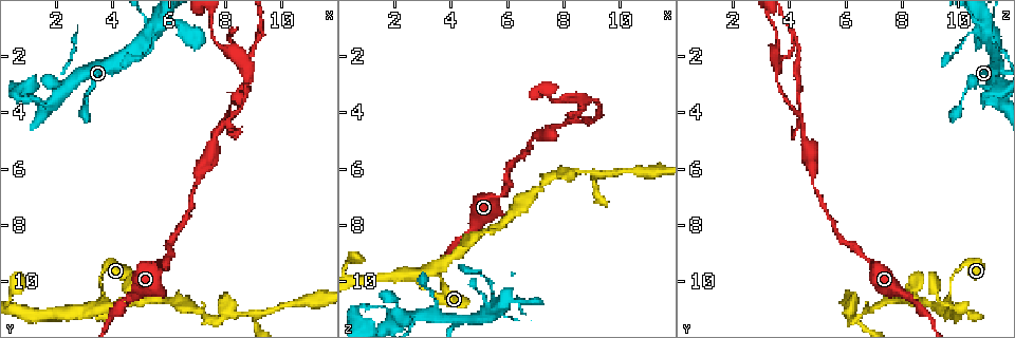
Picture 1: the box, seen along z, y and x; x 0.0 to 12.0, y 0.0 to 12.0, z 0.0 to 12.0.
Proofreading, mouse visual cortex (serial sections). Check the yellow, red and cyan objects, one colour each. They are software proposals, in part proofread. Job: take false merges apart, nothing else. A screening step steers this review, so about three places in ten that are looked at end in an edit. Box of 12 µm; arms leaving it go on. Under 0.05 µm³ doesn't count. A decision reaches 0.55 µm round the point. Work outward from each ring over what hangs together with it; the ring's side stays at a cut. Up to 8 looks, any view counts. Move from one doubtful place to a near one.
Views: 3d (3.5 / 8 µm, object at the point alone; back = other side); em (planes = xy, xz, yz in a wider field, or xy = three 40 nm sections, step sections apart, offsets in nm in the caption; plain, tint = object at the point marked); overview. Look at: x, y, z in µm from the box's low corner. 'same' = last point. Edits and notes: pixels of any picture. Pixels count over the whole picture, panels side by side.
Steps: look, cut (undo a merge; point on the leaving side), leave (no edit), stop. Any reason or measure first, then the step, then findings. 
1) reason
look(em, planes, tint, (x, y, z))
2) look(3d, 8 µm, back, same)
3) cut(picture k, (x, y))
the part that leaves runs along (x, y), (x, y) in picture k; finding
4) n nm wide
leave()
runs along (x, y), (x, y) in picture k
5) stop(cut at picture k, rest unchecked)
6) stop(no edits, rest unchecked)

a fork
look(3d, 8 µm, (3.8, 10.8, 9.4))

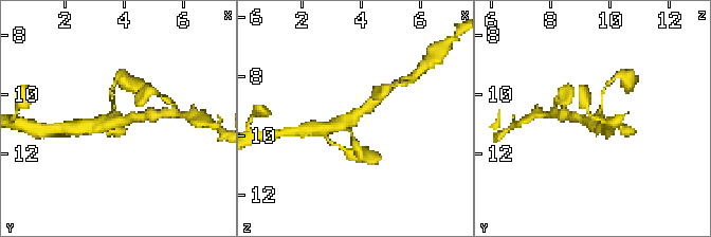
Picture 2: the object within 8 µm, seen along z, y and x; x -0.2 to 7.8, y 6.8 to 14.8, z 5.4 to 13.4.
zoom in
look(3d, 3.5 µm, (3.8, 10.9, 9.5))

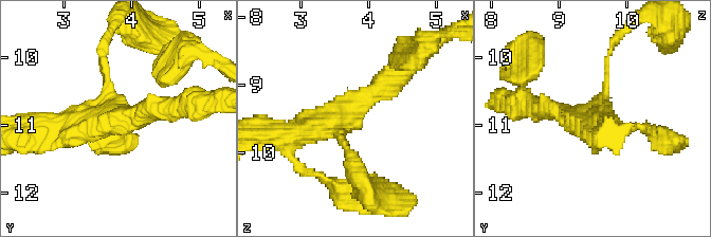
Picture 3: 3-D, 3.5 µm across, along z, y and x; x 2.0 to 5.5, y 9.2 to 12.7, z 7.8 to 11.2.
look(em, planes, tint, (3.70, 10.85, 9.50))

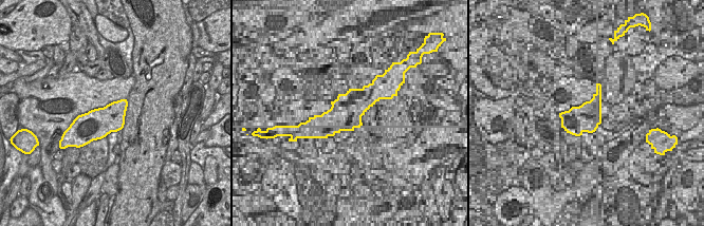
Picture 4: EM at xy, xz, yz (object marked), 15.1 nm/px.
arms of 100, 300, 350 nm
leave()
runs along (340, 137), (349, 110), (402, 72) in picture 3; one cell here

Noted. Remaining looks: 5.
branch point
look(3d, 3.5 µm, (5.4, 10.7, 8.1))

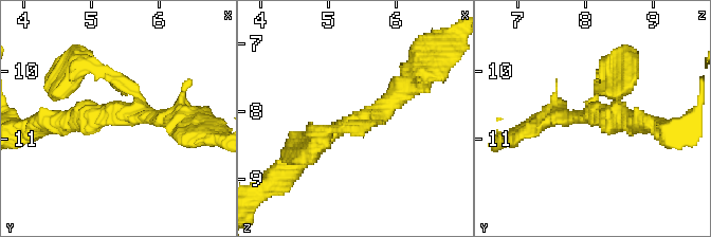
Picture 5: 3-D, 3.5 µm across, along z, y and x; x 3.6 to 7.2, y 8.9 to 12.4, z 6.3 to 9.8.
3 arms; arms of 150, 200, 300 nm; need the tissue
look(em, xy, step 1, plain, (5.45, 10.70, 8.15))

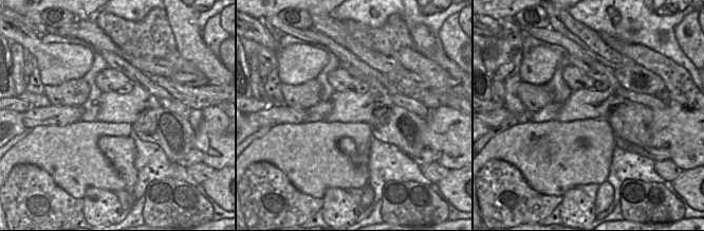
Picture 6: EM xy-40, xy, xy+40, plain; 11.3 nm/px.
look(em, xy, step 1, tint, same)

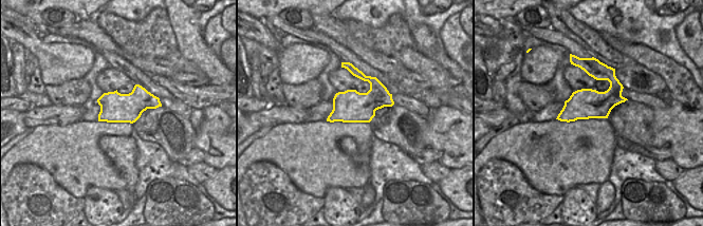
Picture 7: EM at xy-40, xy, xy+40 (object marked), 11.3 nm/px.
leave()
runs along (296, 164), (417, 77) in picture 5; all the same cell

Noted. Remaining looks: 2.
two arms in line, one across
look(3d, 8 µm, (9.0, 11.2, 6.1))

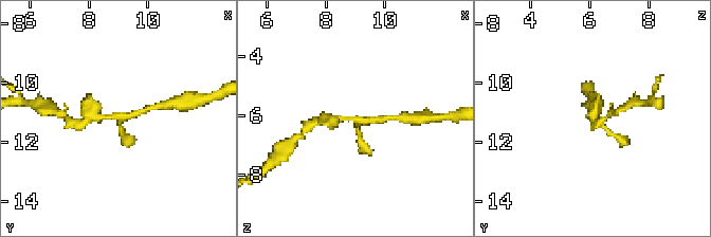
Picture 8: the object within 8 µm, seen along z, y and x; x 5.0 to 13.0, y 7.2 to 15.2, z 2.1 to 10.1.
3 arms; arms of 200, 200, 300 nm; now the EM
look(em, xy, step 2, tint, (9.0, 11.1, 6.1))

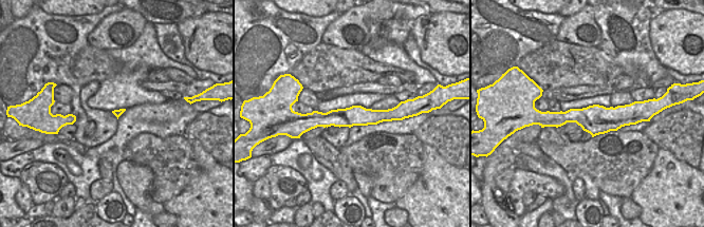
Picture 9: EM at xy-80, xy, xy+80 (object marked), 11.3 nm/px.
240 nm wide
leave()
runs along (88, 119), (133, 115), (148, 108) in picture 8; all the same cell

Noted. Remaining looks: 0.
stop(no edits, rest unchecked)

